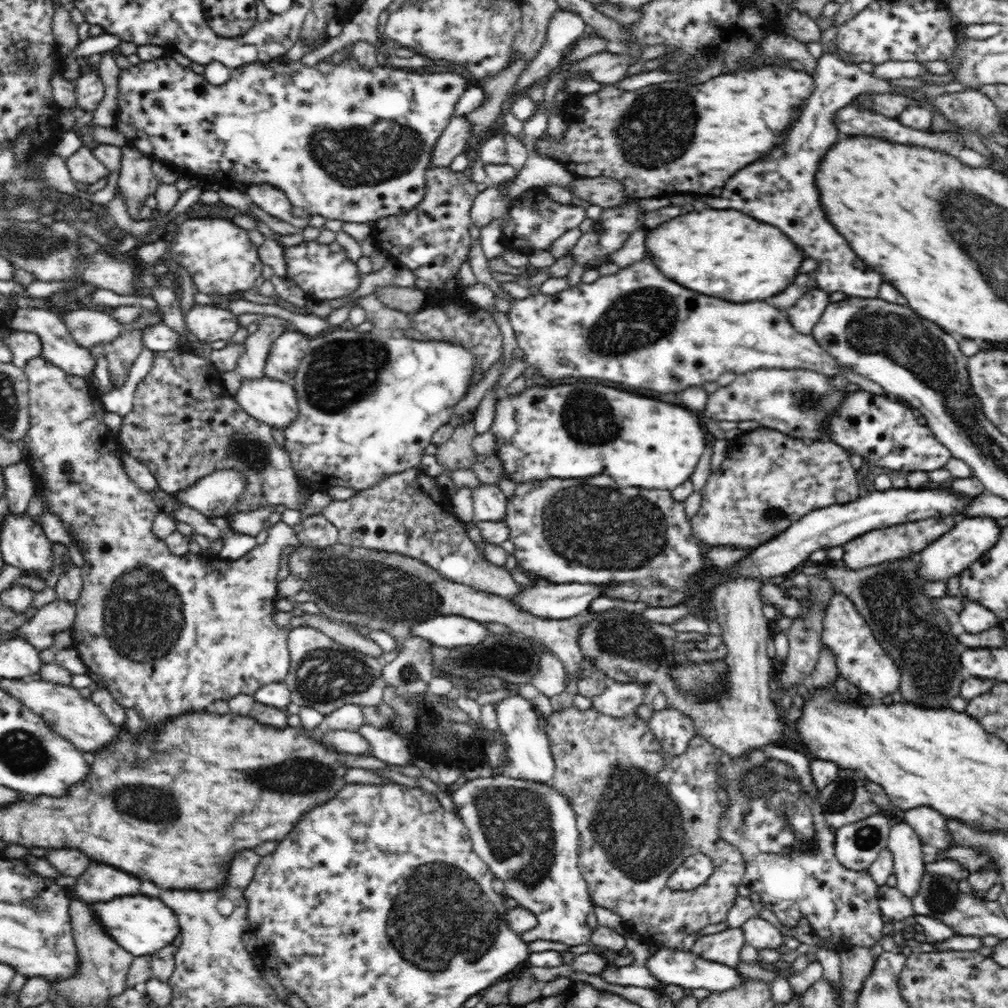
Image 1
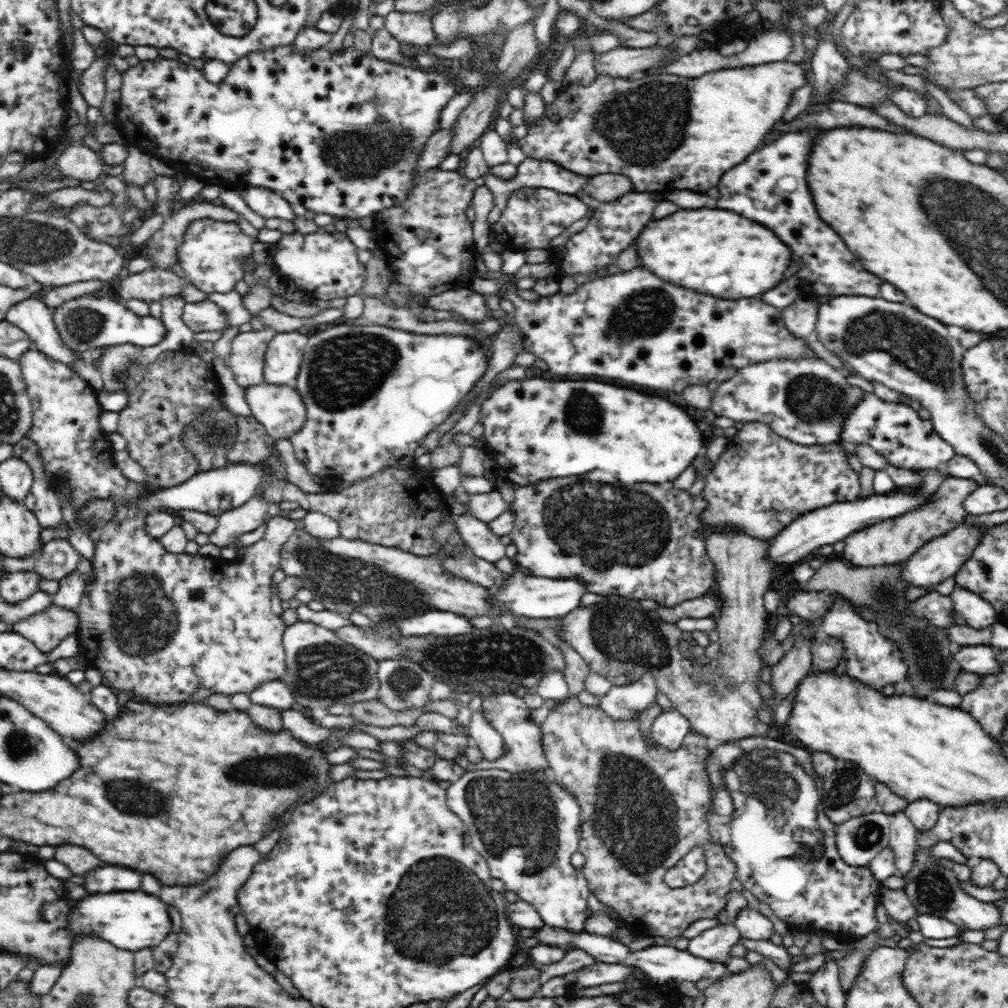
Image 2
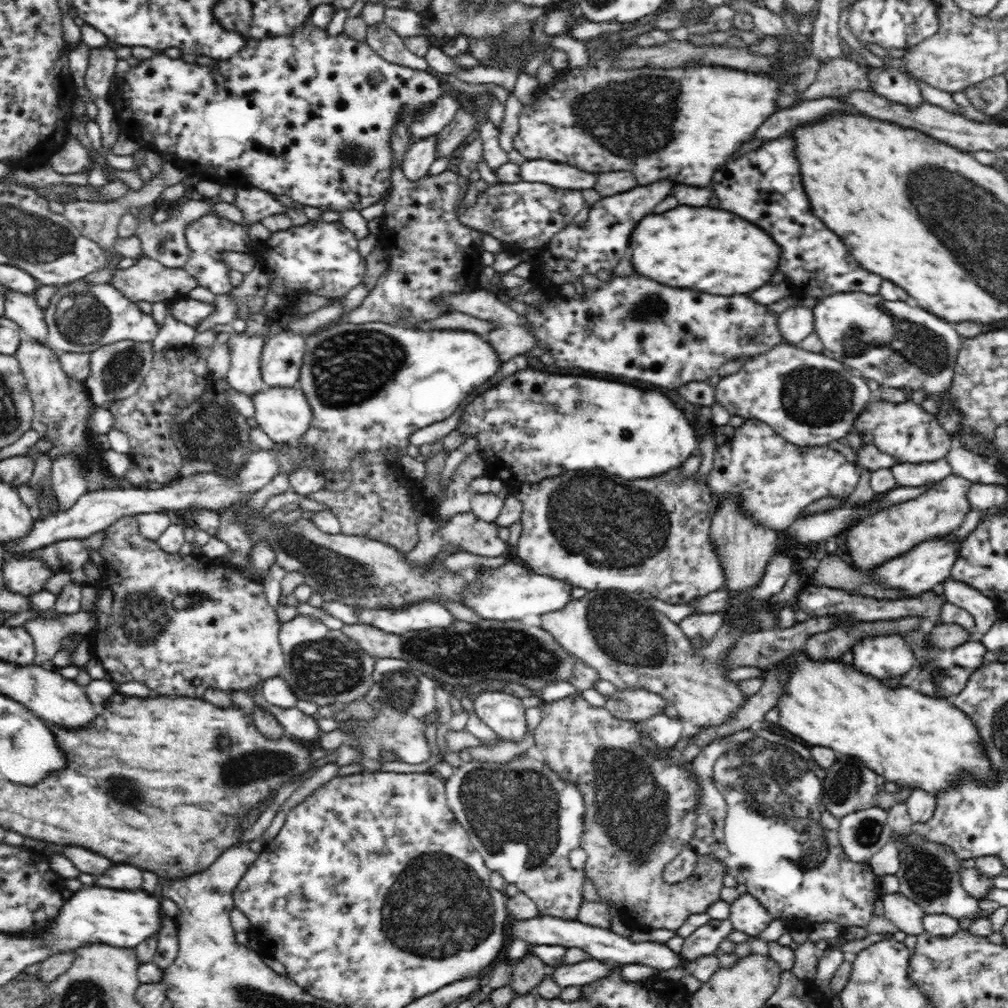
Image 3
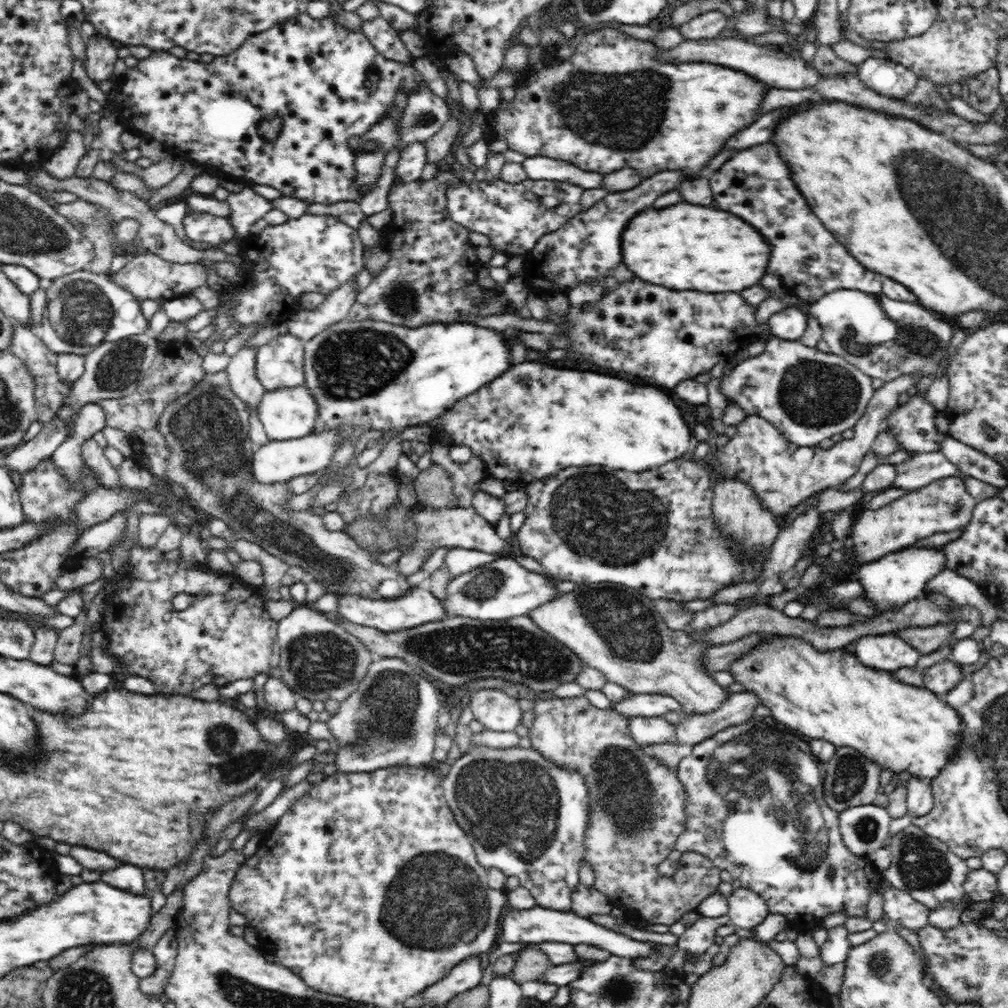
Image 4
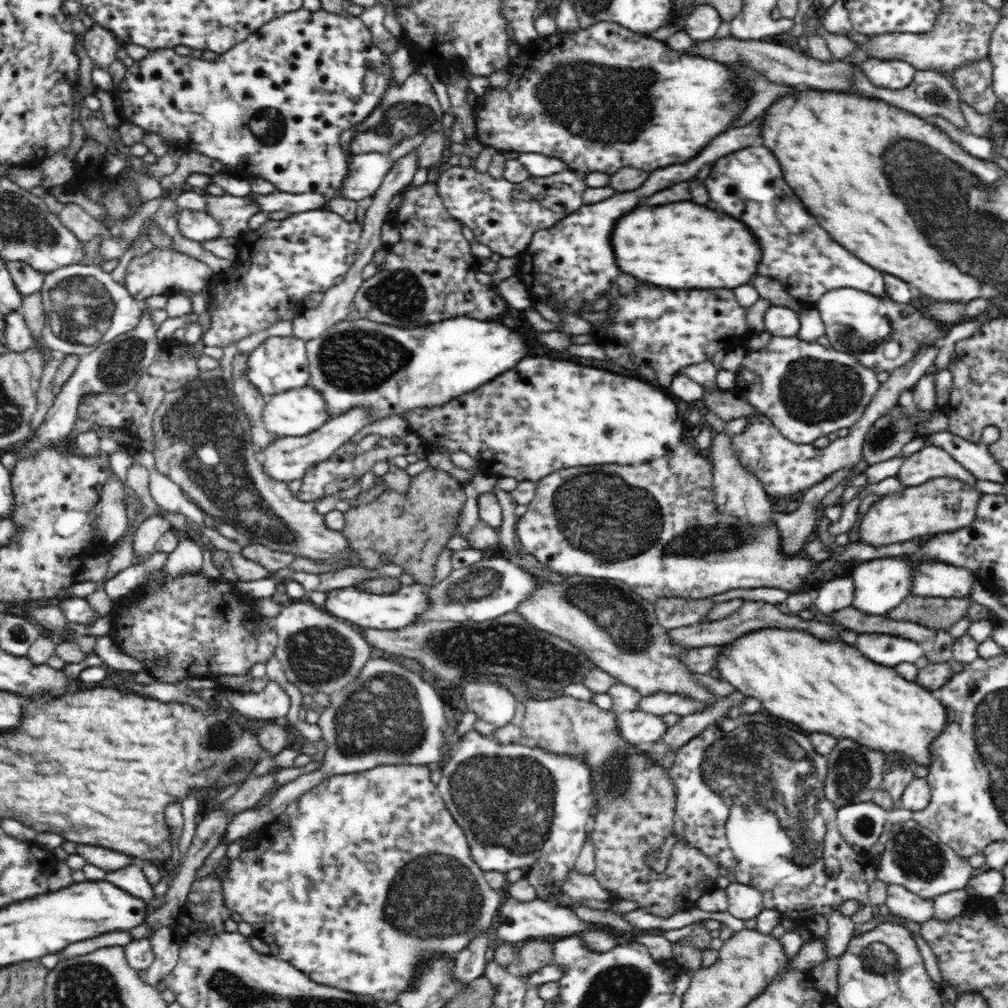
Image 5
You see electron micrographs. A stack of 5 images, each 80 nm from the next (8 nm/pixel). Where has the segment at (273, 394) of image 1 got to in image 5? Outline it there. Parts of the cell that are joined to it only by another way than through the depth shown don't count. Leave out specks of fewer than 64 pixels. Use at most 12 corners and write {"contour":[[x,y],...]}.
{"contour":[[310,384],[265,397],[262,421],[276,437],[304,437],[330,420]]}

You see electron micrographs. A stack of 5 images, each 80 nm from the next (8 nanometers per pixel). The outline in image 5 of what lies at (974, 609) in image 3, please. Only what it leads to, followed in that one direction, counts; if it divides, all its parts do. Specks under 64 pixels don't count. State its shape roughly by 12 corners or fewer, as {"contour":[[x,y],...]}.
{"contour":[[902,556],[914,567],[910,595],[968,598],[971,570]]}

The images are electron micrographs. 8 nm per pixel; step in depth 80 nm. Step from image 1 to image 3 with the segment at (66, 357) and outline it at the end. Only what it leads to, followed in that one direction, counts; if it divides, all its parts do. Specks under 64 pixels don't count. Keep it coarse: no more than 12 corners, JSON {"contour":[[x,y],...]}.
{"contour":[[4,286],[4,316],[22,339],[46,345],[44,309],[34,294]]}

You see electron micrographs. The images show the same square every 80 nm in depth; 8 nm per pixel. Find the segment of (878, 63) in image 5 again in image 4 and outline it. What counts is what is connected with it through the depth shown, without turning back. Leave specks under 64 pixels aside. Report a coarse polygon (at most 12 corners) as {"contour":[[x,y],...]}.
{"contour":[[870,57],[858,77],[878,94],[903,100],[919,76]]}

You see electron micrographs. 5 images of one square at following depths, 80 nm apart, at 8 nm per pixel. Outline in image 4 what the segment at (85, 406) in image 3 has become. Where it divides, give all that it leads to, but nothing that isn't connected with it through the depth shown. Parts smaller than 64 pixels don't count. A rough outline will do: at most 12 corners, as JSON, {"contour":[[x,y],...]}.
{"contour":[[16,321],[10,348],[34,377],[36,416],[48,425],[66,402],[71,382],[57,359]]}

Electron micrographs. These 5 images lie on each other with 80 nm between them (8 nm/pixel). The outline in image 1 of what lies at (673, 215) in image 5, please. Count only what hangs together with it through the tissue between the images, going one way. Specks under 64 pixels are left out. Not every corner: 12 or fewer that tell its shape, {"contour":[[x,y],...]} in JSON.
{"contour":[[736,210],[652,230],[664,276],[730,302],[780,294],[804,252]]}

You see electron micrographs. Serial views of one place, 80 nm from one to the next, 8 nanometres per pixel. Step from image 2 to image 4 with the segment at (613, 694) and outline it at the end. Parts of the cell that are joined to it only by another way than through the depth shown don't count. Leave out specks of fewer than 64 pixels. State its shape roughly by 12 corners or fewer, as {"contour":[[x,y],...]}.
{"contour":[[632,693],[612,708],[624,717],[680,710],[668,695]]}

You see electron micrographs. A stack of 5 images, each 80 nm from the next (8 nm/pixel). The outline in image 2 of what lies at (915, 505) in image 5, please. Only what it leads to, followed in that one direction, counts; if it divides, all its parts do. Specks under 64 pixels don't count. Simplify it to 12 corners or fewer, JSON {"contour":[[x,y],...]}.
{"contour":[[946,477],[932,500],[846,536],[854,567],[910,559],[964,521],[979,485]]}

